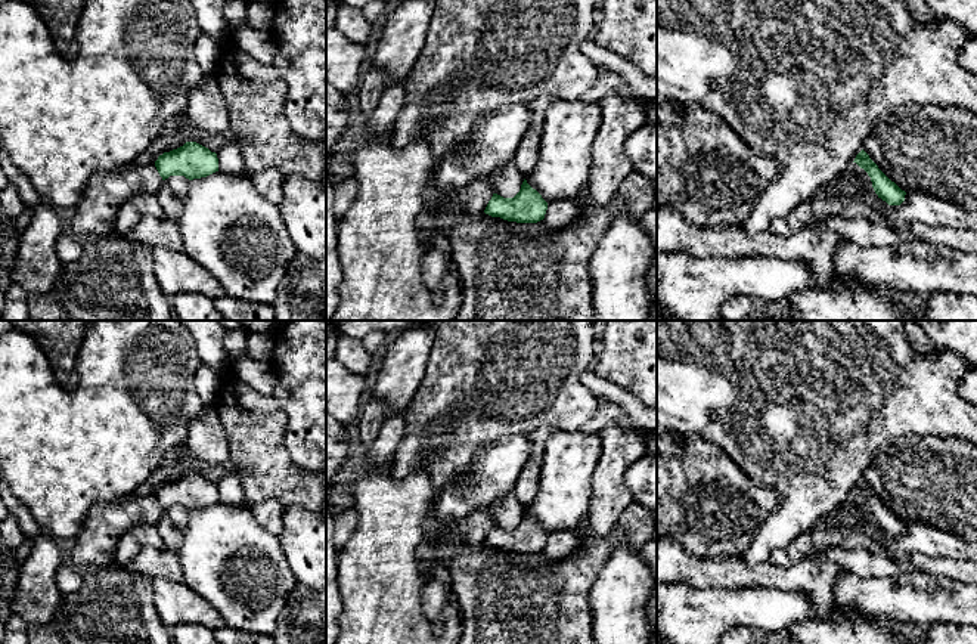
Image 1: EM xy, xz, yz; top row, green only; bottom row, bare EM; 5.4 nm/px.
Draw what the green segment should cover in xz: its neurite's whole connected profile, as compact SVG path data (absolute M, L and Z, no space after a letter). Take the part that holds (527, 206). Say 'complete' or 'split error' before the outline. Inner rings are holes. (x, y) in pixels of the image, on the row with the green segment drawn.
split error; M480 177L447 196L431 189L425 193L425 202L432 214L462 208L468 214L486 213L517 223L537 223L545 219L548 210L548 202L525 179L514 198L494 193L490 179Z

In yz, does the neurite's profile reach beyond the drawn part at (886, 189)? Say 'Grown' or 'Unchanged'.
Grown

